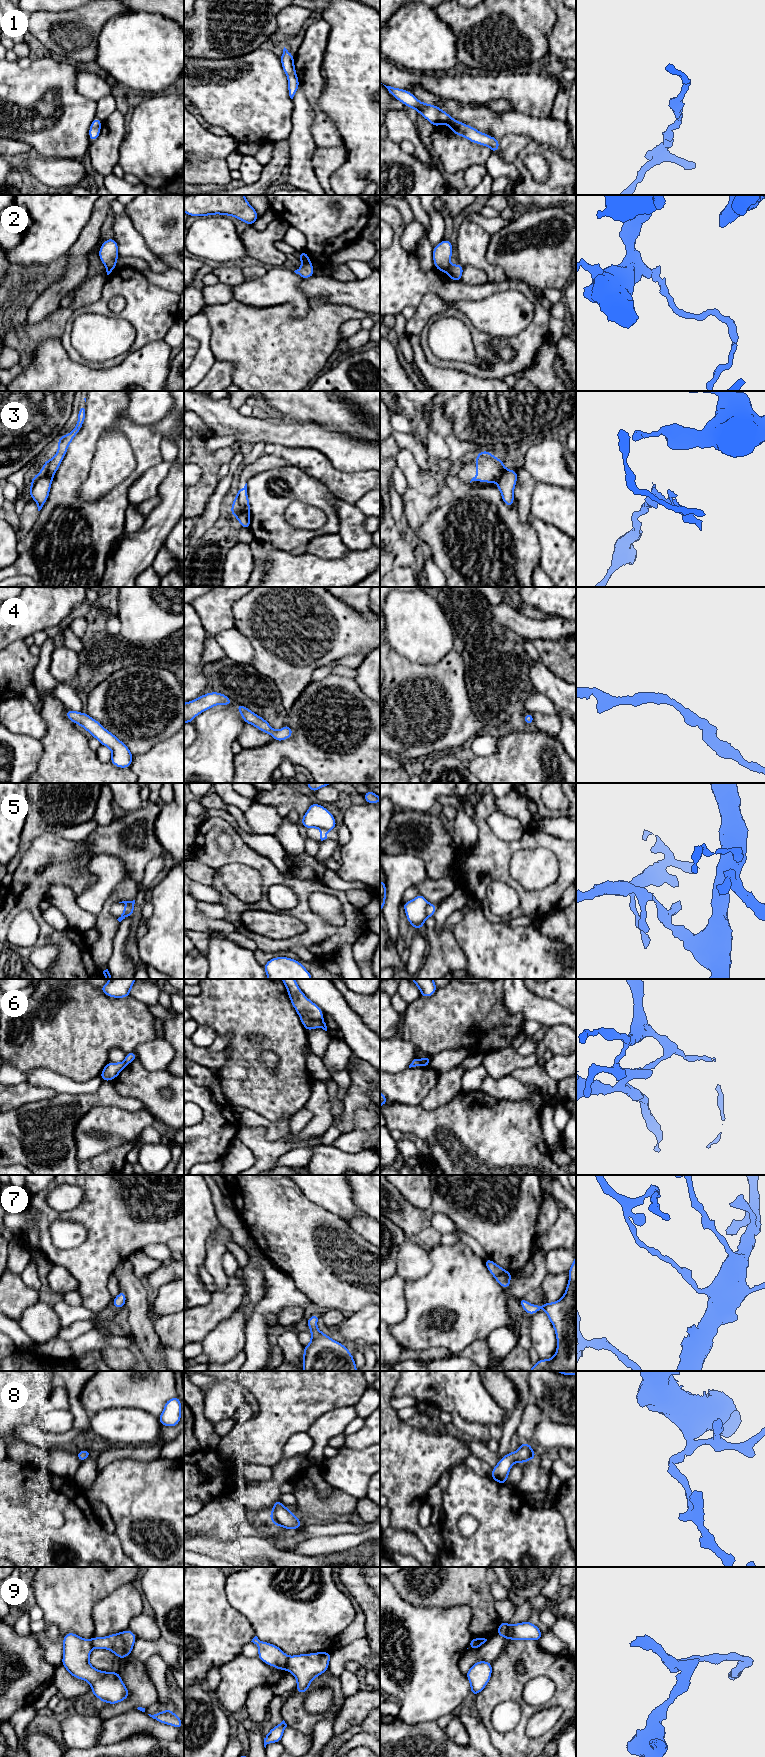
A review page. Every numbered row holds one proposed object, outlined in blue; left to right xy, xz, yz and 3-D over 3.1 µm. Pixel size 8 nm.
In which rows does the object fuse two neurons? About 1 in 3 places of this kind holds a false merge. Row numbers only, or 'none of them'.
2, 3, 5, 6, 9

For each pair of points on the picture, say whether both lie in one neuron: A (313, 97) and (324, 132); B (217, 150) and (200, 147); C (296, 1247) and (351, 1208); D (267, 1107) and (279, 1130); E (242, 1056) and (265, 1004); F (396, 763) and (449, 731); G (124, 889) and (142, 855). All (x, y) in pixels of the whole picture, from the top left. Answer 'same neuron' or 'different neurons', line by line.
A: same neuron
B: same neuron
C: different neurons
D: different neurons
E: same neuron
F: different neurons
G: different neurons

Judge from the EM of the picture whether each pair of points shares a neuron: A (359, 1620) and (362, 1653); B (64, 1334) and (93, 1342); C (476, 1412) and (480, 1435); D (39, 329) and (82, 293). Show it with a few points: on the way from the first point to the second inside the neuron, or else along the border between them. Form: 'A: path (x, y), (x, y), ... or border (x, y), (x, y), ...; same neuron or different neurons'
A: border (365, 1636), (355, 1639), (340, 1648); different neurons
B: border (93, 1327), (70, 1340), (58, 1337); different neurons
C: border (457, 1412), (466, 1420), (488, 1426); different neurons
D: path (51, 326), (74, 305); same neuron

